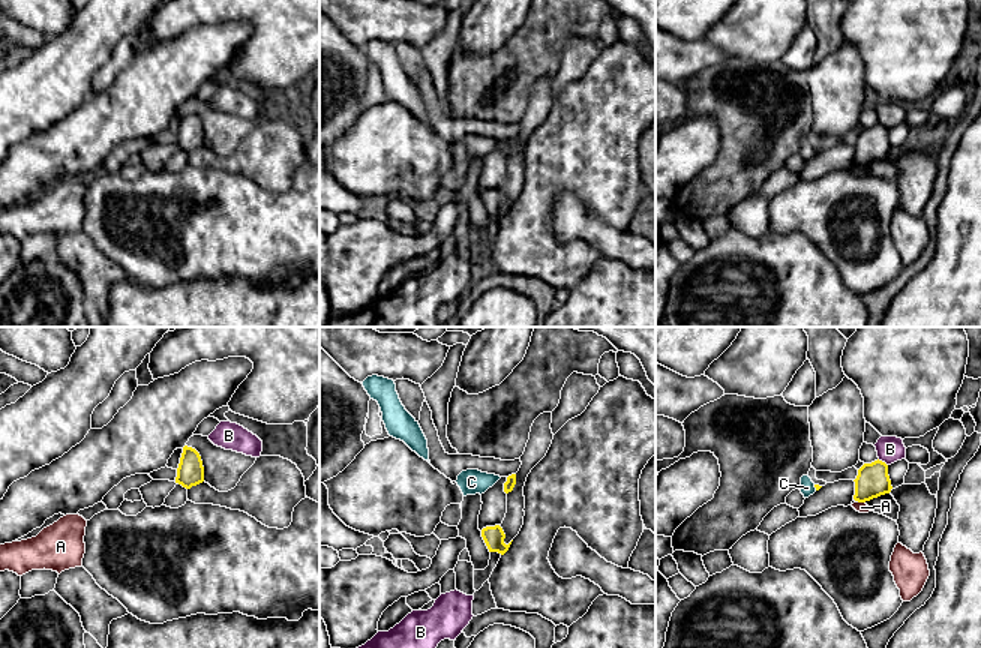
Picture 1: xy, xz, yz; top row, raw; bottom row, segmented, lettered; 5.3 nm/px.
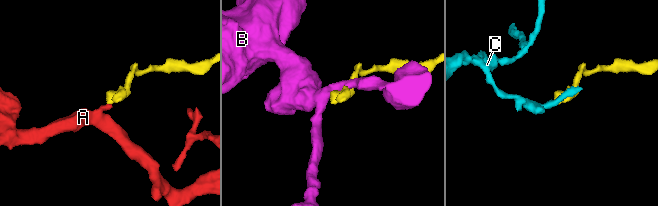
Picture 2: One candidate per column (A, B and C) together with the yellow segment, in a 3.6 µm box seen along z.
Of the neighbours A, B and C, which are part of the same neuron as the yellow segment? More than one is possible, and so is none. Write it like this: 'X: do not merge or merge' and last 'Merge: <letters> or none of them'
A: do not merge
B: do not merge
C: do not merge
Merge: none of them

